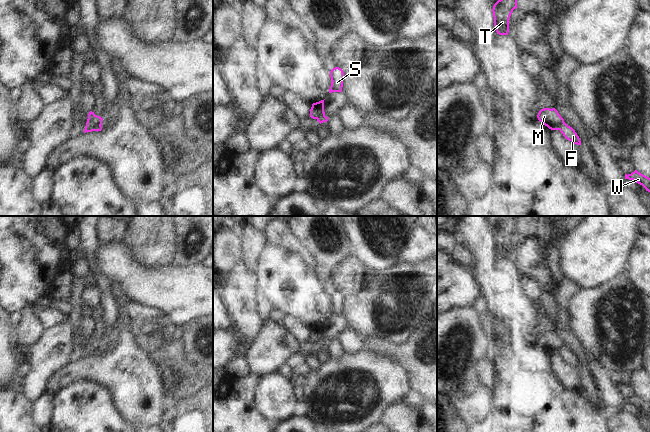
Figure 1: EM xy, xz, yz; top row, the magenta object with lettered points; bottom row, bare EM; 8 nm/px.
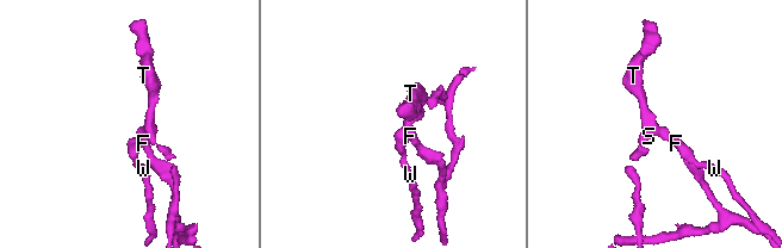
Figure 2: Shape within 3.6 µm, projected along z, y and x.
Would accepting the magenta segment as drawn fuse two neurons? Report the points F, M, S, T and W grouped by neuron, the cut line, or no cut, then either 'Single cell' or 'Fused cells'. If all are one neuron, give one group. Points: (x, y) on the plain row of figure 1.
Groups: F / M S T W. Split along xz (324, 339), (319, 339), (315, 342). Fused cells.

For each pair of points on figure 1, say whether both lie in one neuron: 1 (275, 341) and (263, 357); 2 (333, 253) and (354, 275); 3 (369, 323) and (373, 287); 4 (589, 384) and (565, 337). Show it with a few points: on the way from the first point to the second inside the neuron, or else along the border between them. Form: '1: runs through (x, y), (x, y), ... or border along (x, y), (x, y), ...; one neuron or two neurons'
1: runs through (273, 345), (265, 353); one neuron
2: border along (351, 254), (346, 256), (331, 270); two neurons
3: runs through (370, 314), (373, 309), (373, 296); one neuron
4: runs through (584, 372), (583, 359), (577, 349); one neuron

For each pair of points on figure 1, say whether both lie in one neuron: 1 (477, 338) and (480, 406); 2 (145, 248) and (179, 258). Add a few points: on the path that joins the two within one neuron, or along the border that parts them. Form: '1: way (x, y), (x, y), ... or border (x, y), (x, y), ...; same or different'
1: way (472, 355), (471, 389); same
2: border (174, 233), (175, 255), (171, 264); different

